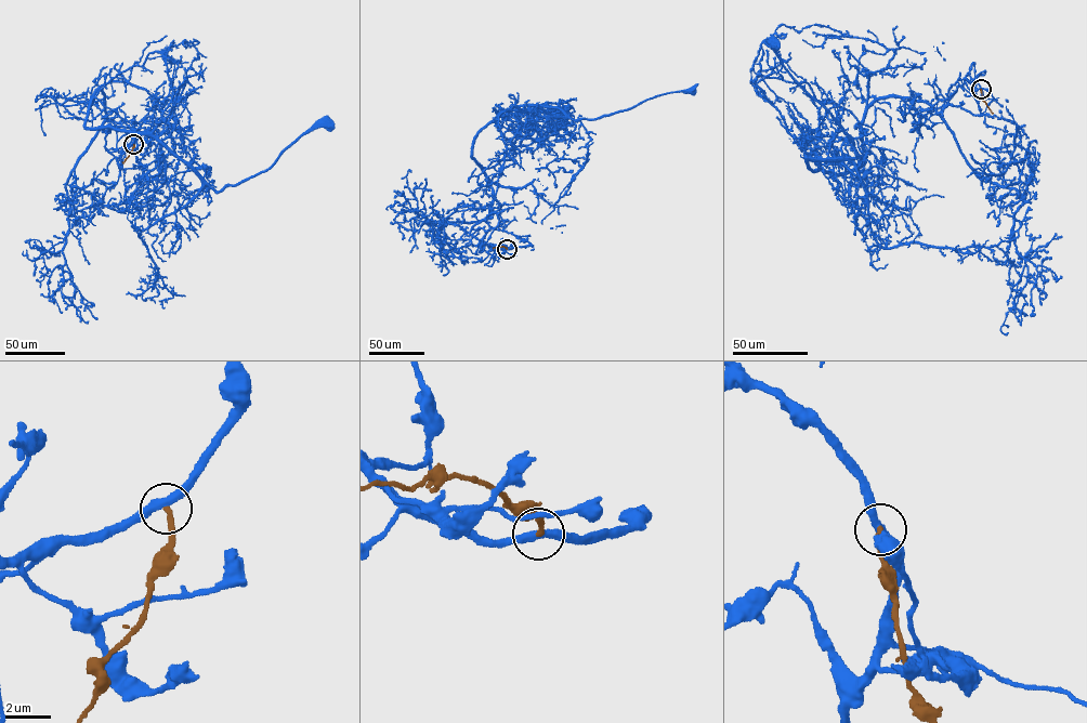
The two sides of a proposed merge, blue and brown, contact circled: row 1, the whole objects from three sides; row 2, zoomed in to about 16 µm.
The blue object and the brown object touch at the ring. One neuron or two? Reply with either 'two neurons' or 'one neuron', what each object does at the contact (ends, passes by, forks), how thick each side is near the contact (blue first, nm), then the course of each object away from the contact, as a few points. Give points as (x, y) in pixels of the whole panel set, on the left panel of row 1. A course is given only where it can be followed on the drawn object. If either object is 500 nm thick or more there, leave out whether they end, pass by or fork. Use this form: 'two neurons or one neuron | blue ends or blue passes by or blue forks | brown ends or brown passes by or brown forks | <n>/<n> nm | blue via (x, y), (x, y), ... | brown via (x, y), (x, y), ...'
two neurons | blue passes by | brown ends | 360/220 nm | blue via (133, 144), (105, 146), (95, 90), (84, 127), (152, 133), (217, 192), (267, 170), (326, 122) | brown via (133, 144), (122, 163)

